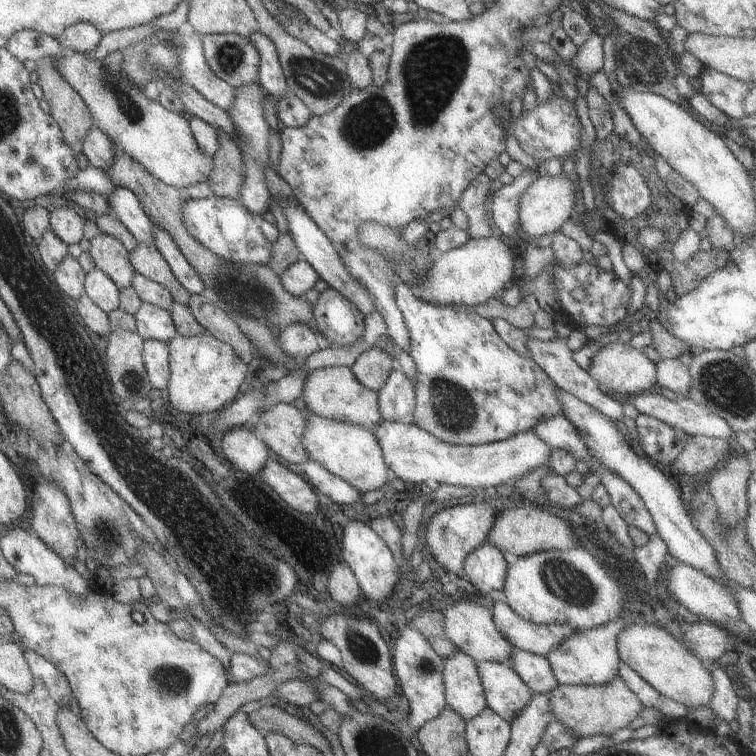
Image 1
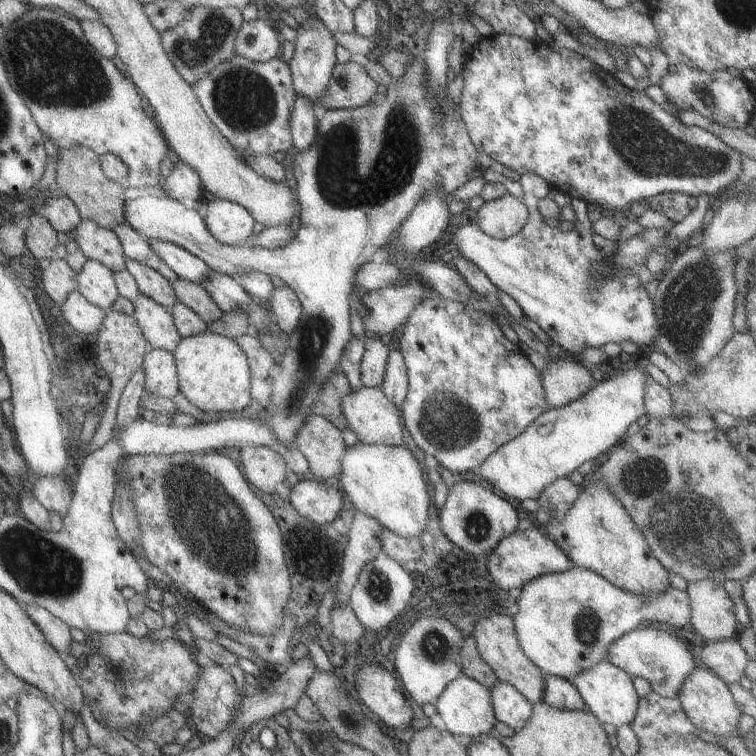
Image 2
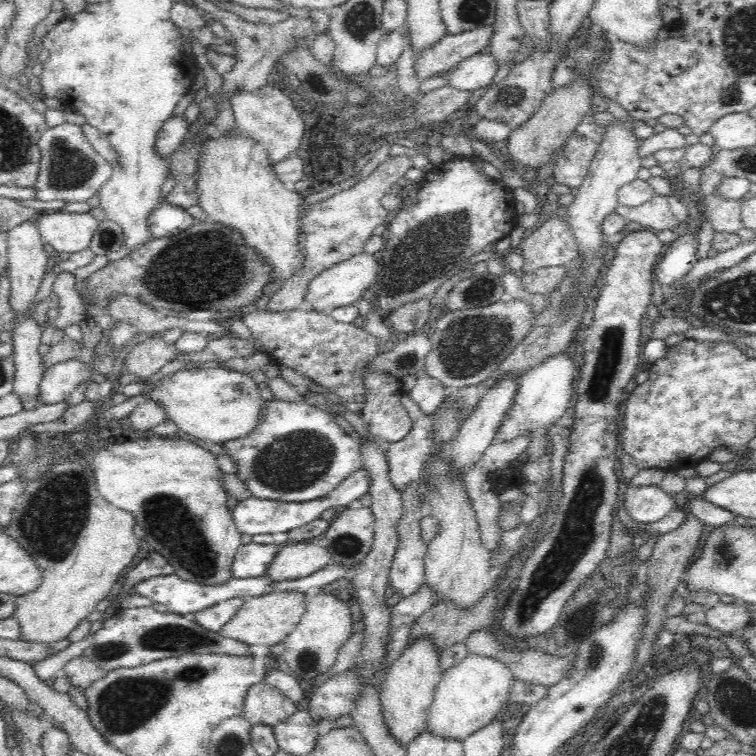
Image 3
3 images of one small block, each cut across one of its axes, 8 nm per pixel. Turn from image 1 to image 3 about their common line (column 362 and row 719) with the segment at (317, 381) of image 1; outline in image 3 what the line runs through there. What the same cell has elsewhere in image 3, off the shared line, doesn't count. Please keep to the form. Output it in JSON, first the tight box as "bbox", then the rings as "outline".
{"bbox":[380,637,445,747],"outline":[[[424,637],[408,643],[387,670],[380,688],[382,715],[386,719],[386,725],[392,737],[404,747],[408,746],[407,744],[416,738],[417,734],[426,731],[428,710],[445,671],[440,665],[440,656],[440,651],[434,645],[434,639]]]}

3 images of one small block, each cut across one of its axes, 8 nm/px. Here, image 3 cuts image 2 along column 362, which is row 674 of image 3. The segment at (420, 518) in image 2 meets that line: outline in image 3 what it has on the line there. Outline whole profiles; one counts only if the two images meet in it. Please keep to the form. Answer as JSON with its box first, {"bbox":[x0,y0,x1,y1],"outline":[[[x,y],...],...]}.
{"bbox":[426,655,514,742],"outline":[[[468,655],[443,672],[428,710],[426,730],[440,737],[461,742],[467,736],[490,724],[492,720],[502,716],[514,680],[510,667],[498,659]]]}

